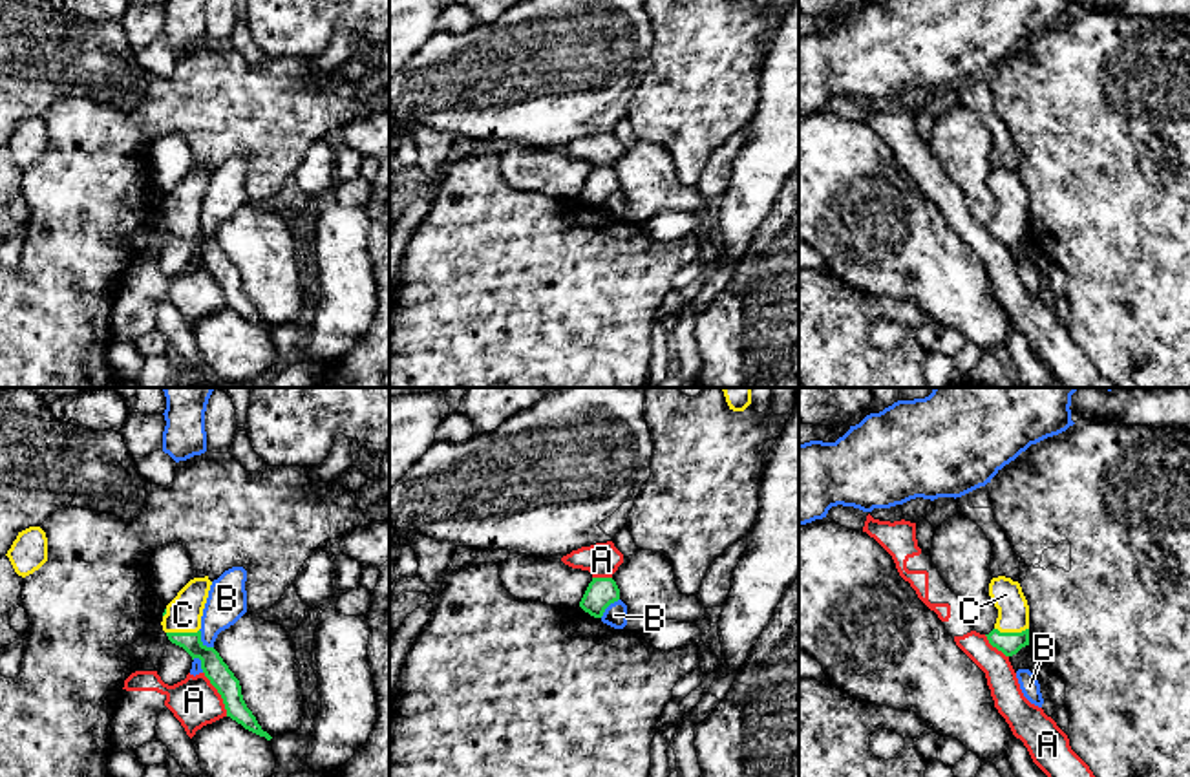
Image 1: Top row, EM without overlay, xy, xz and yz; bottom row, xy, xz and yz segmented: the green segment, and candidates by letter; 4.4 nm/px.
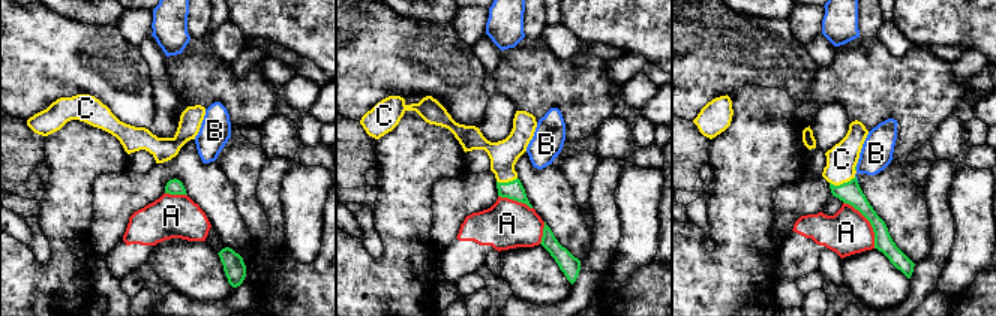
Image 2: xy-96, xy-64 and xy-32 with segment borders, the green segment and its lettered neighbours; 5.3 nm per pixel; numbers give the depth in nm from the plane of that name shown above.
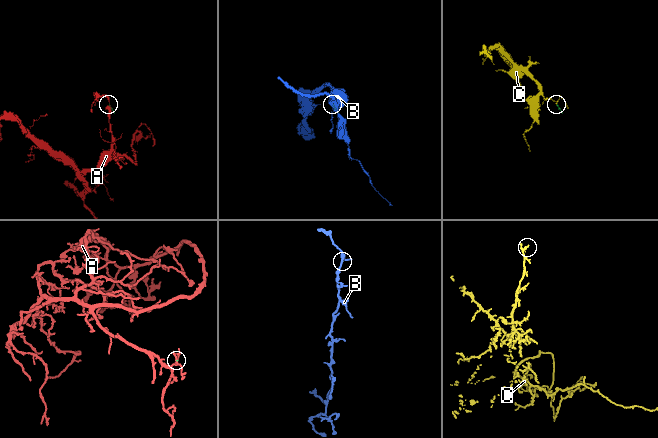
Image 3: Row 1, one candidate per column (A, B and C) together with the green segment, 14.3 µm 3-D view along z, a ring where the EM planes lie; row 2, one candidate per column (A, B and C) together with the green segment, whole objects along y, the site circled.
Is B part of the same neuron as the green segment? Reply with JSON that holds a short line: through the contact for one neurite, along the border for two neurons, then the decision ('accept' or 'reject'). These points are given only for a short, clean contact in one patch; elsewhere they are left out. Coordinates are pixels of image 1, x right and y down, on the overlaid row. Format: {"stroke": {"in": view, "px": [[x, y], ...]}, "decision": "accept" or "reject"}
{"stroke": {"in": "xy", "px": [[200, 629], [200, 638], [212, 648]]}, "decision": "reject"}

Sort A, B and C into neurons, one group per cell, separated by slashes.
A / B / C

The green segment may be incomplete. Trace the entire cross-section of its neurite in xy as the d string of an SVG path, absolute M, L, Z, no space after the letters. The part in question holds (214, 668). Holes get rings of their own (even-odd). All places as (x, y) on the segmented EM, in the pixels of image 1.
M208 576L190 580L166 605L161 622L163 631L166 633L168 640L183 647L192 656L192 660L201 660L205 676L223 698L227 717L241 724L245 729L271 740L272 737L261 729L256 717L247 708L239 680L223 662L219 653L201 642L201 616L210 585L212 581Z

